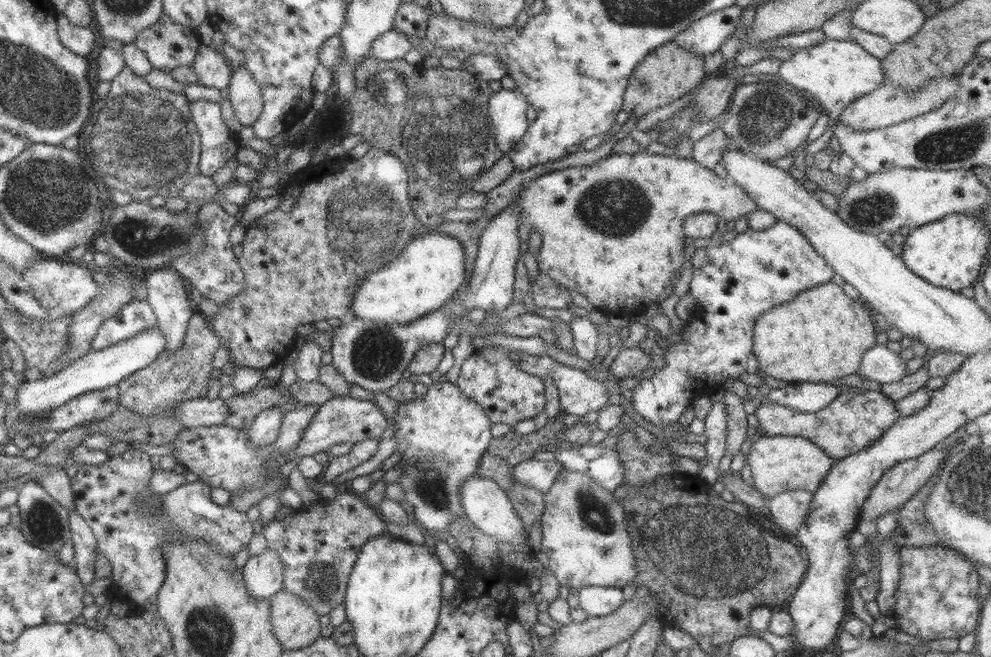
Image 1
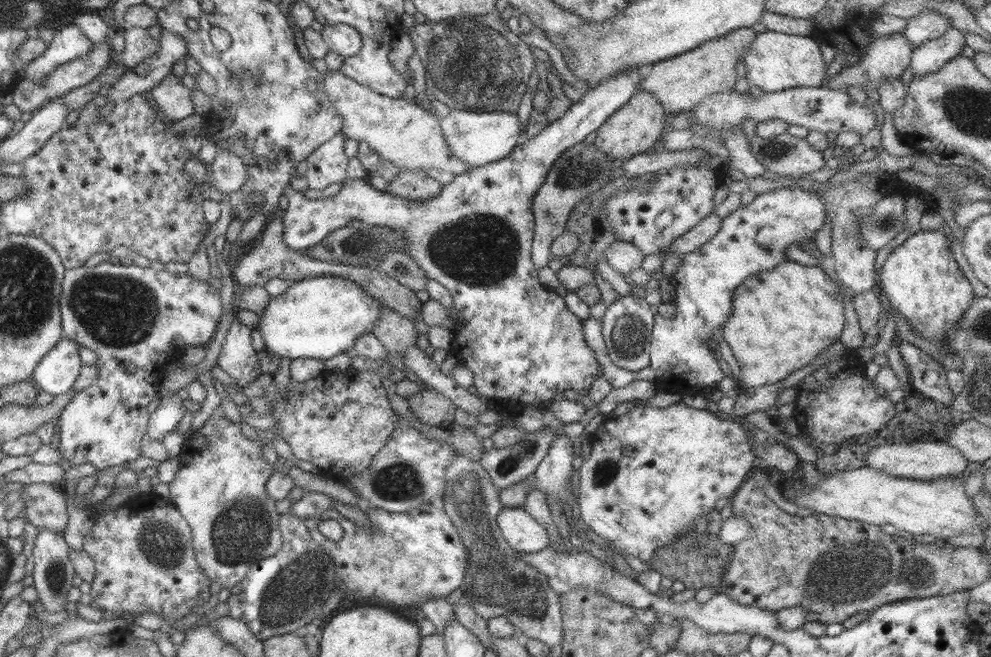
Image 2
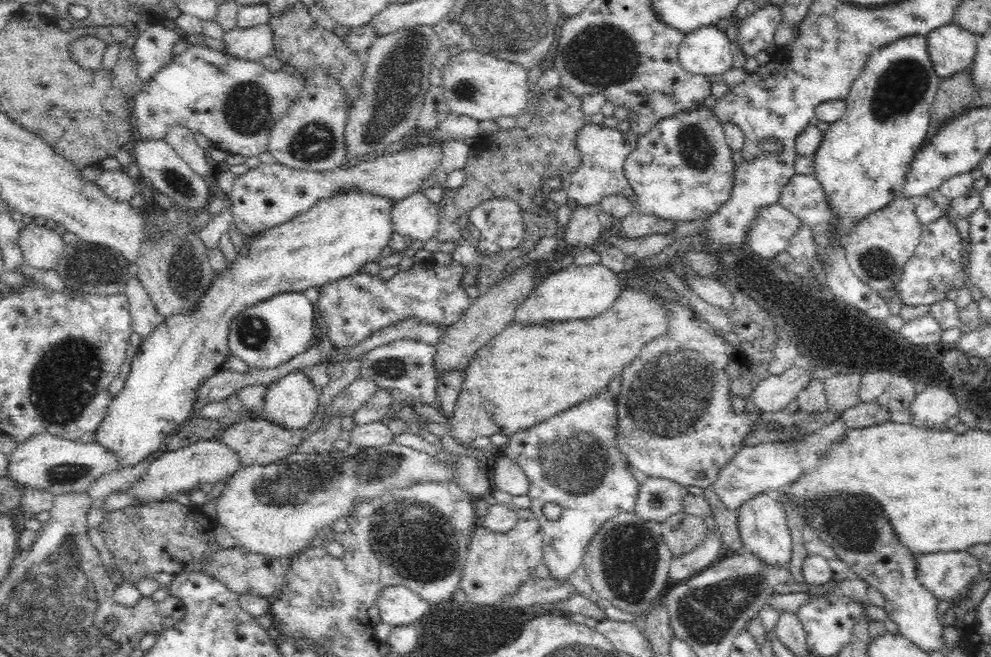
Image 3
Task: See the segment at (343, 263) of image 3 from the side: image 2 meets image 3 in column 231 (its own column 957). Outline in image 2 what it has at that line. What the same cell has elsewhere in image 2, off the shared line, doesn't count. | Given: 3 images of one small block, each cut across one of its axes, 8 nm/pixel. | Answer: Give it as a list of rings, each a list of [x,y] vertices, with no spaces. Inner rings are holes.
[[[941,229],[921,230],[905,239],[887,255],[877,278],[880,295],[903,316],[912,333],[939,348],[939,353],[954,354],[946,348],[948,331],[963,316],[974,295]]]

